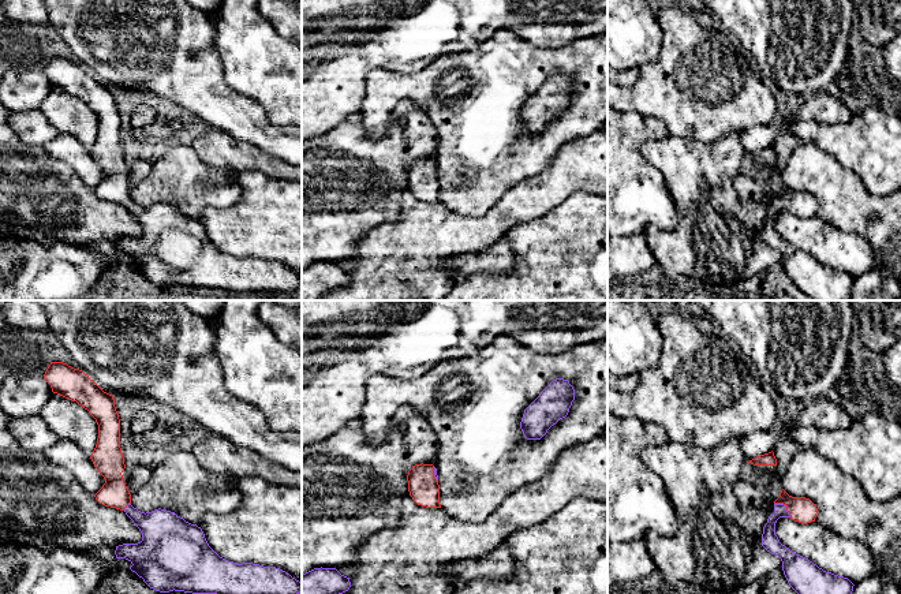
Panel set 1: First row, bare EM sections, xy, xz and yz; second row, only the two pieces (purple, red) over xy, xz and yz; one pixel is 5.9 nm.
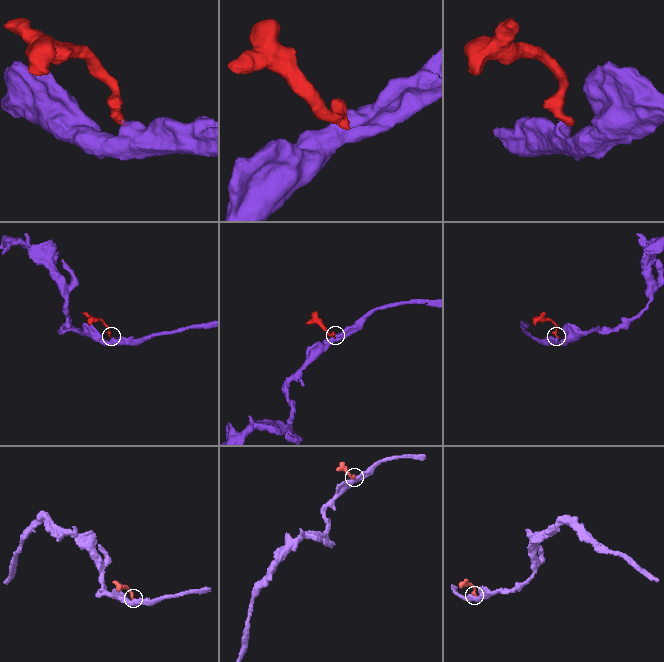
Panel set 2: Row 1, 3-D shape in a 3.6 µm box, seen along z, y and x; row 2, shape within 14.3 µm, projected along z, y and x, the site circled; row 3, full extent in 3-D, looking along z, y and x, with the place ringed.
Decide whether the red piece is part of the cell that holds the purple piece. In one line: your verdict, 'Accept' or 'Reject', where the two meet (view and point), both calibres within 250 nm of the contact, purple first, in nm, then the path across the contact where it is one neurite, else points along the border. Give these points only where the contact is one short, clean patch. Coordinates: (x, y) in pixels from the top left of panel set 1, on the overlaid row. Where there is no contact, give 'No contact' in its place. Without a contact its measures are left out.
Accept. Touches purple at yz (785, 507). Thickness 100 nm (purple) against 150 nm. Path across: yz (770, 542), (770, 523), (785, 507), (802, 510)

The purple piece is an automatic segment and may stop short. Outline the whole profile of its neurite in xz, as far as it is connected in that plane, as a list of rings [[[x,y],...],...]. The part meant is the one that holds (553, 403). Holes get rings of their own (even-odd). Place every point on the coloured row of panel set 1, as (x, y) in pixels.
[[[553,380],[524,410],[520,429],[527,440],[541,440],[547,430],[569,412],[575,389],[568,380]]]

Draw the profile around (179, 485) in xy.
[[[172,449],[172,455],[152,470],[150,479],[131,496],[131,505],[145,513],[158,508],[167,509],[191,524],[198,524],[206,515],[223,516],[238,508],[242,493],[232,487],[236,479],[231,474],[221,475],[203,470],[192,452]]]

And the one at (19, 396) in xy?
[[[12,376],[0,382],[0,408],[11,418],[35,416],[52,395],[44,377]]]

